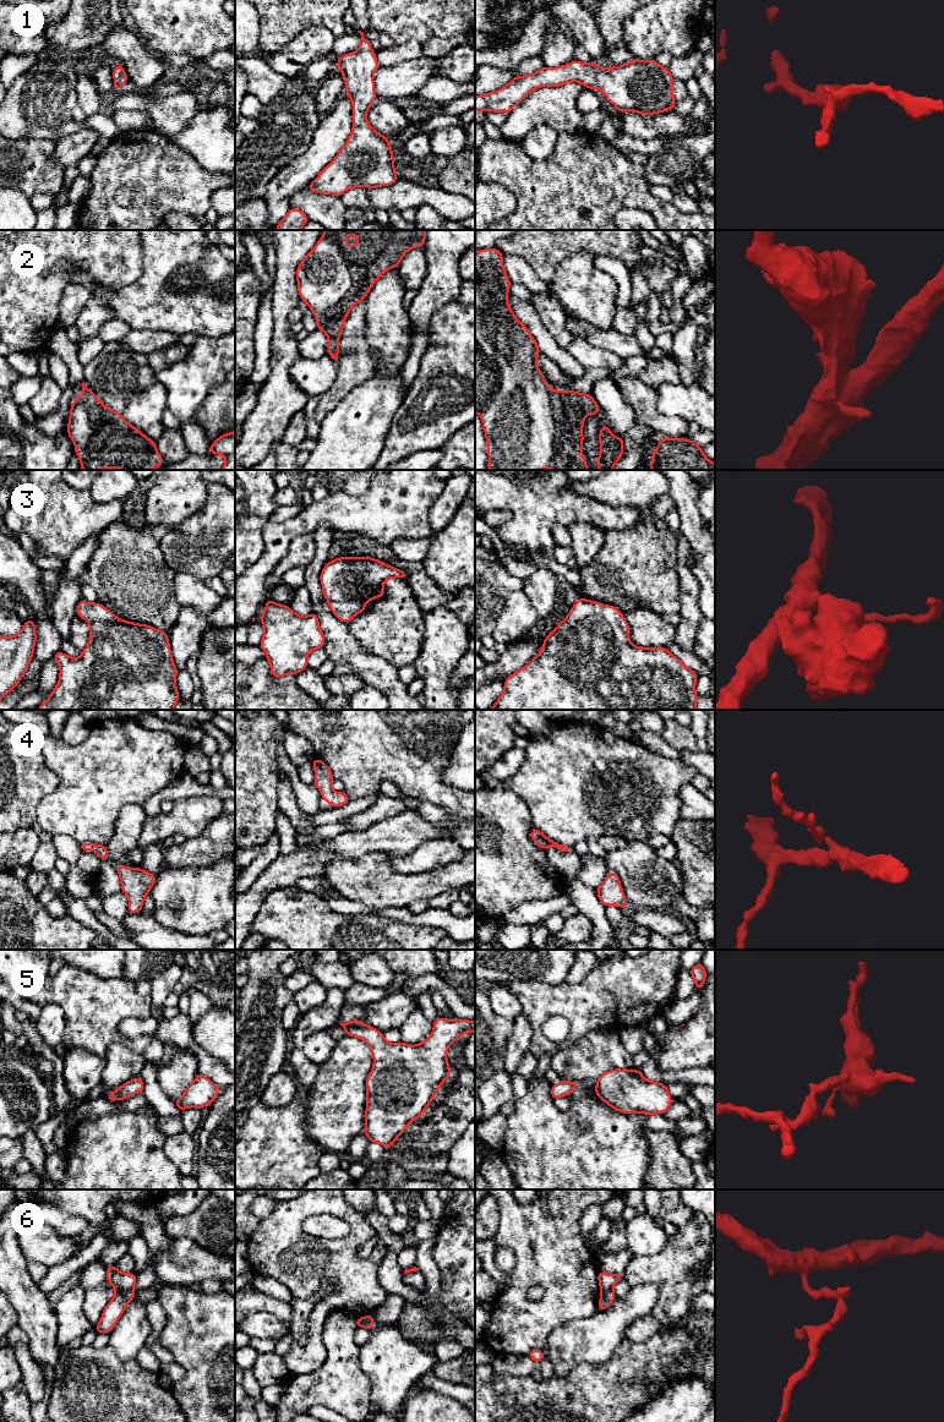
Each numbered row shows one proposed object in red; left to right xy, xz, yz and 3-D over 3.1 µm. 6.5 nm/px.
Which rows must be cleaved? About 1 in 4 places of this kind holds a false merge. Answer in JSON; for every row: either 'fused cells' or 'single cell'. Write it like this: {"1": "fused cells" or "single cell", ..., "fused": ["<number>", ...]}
{"1": "single cell", "2": "single cell", "3": "single cell", "4": "single cell", "5": "single cell", "6": "fused cells", "fused": ["6"]}

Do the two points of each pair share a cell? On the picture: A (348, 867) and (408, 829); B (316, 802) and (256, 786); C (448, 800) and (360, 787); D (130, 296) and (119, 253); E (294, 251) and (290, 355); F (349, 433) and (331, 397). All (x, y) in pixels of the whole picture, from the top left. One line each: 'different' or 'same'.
A: different
B: different
C: same
D: different
E: same
F: different

